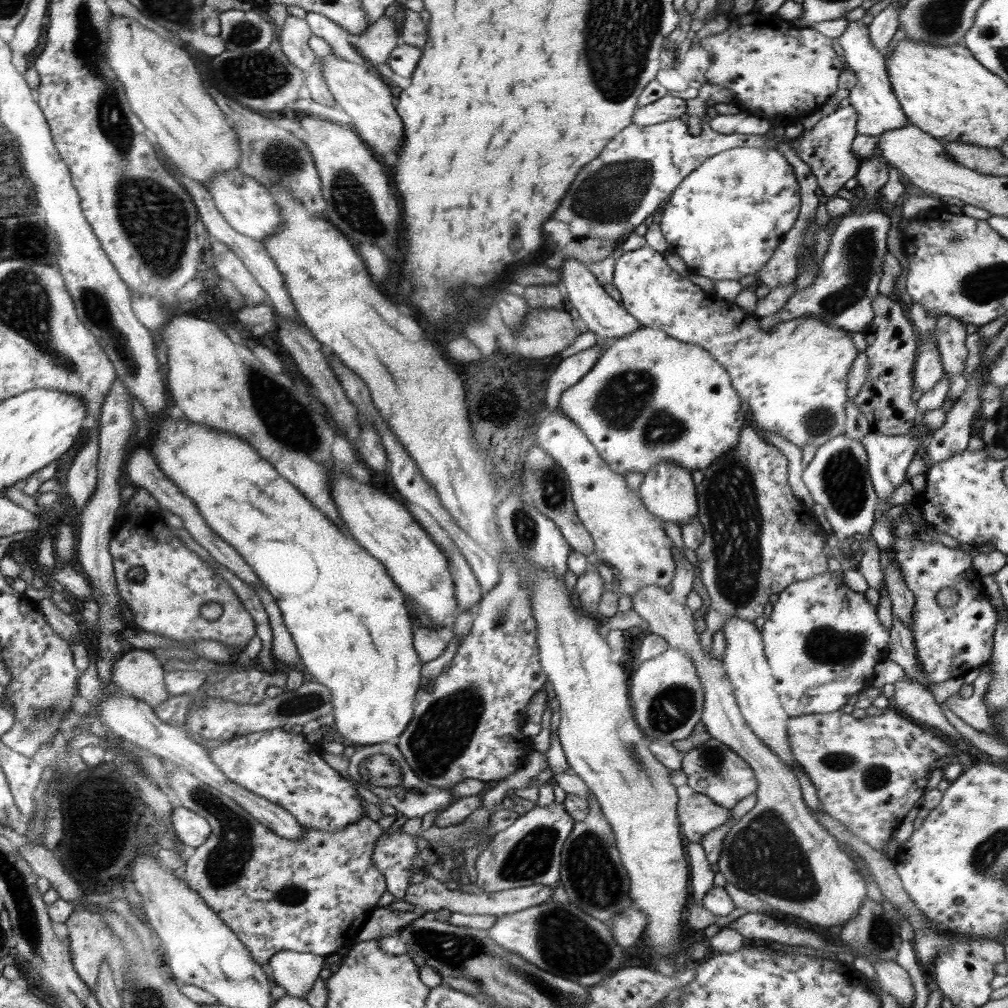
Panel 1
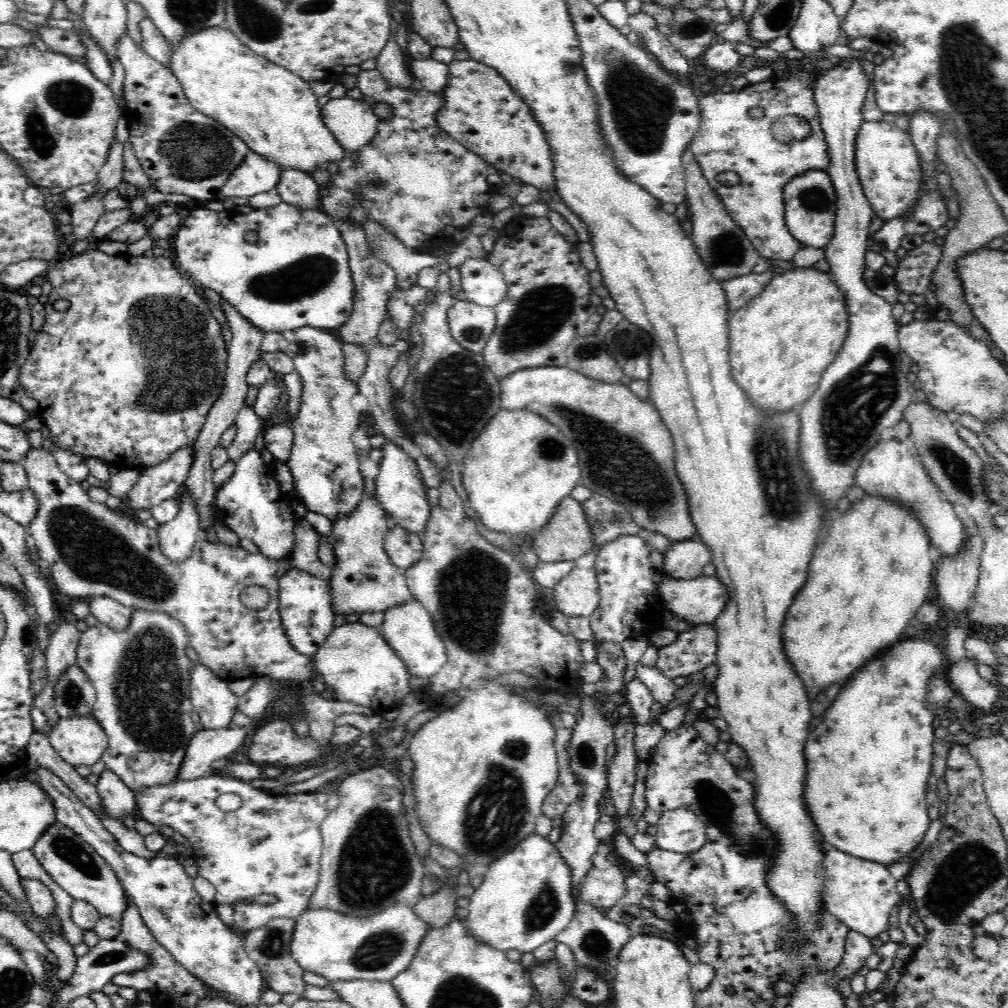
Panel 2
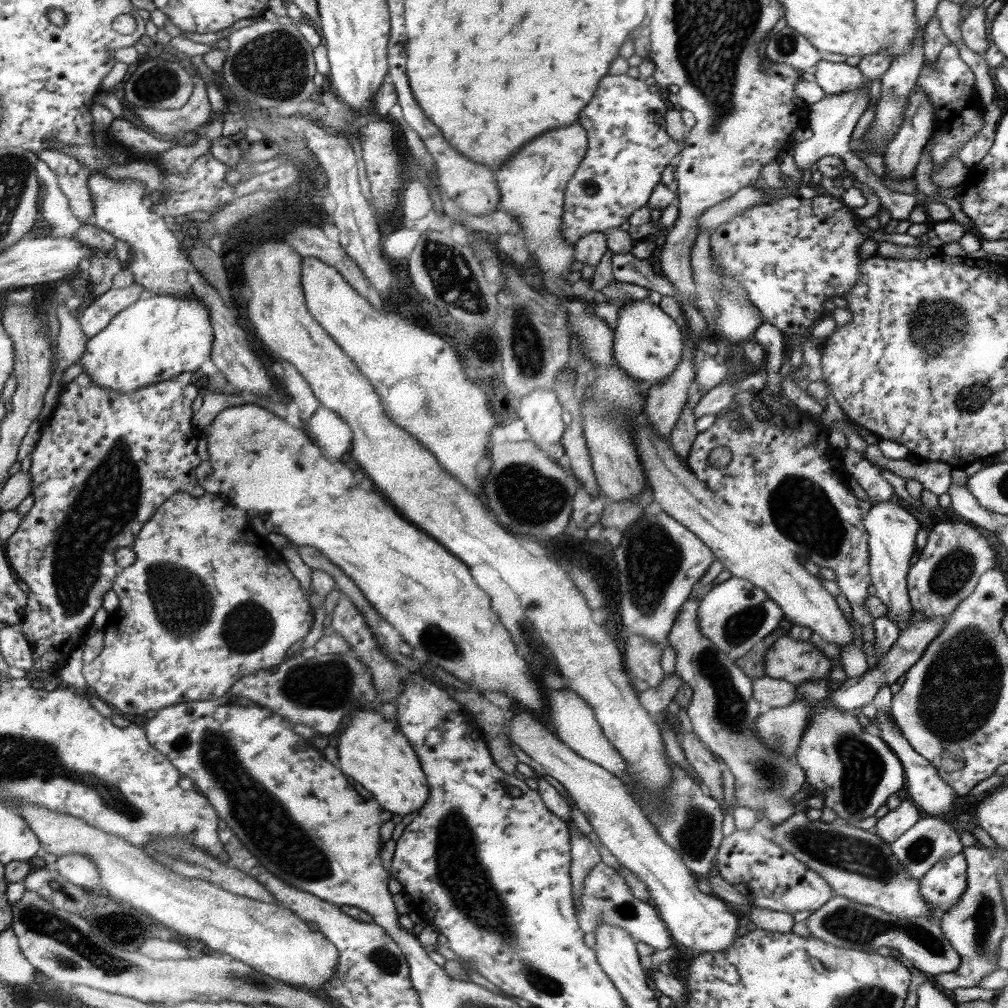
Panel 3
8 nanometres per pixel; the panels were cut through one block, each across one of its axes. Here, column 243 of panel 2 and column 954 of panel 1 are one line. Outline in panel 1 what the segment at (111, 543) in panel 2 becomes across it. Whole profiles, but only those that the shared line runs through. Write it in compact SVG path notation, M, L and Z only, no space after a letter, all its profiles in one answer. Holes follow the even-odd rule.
M896 537L892 549L894 559L900 562L906 586L915 596L914 615L909 629L924 676L930 683L940 684L949 678L963 677L969 670L986 664L992 654L992 639L999 618L984 591L982 576L972 567L972 555L961 548L949 548L939 540L902 537ZM944 588L958 592L958 602L954 606L938 604L936 594Z

